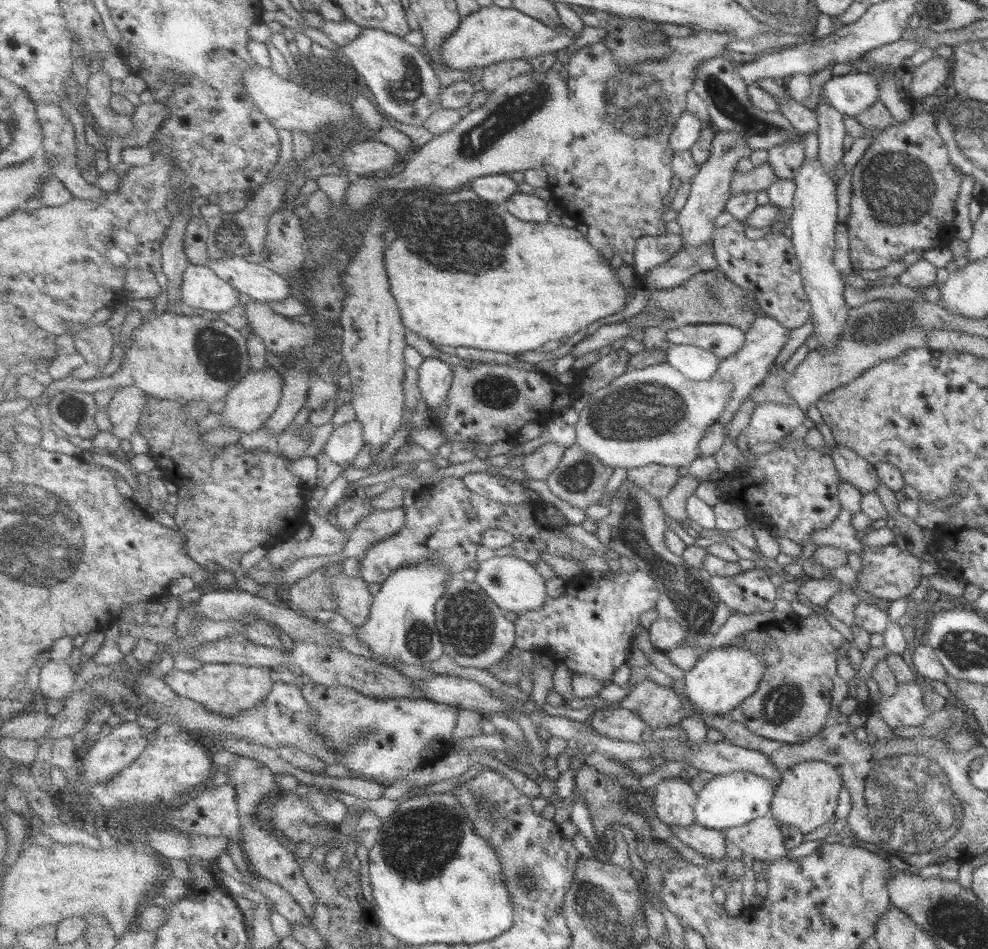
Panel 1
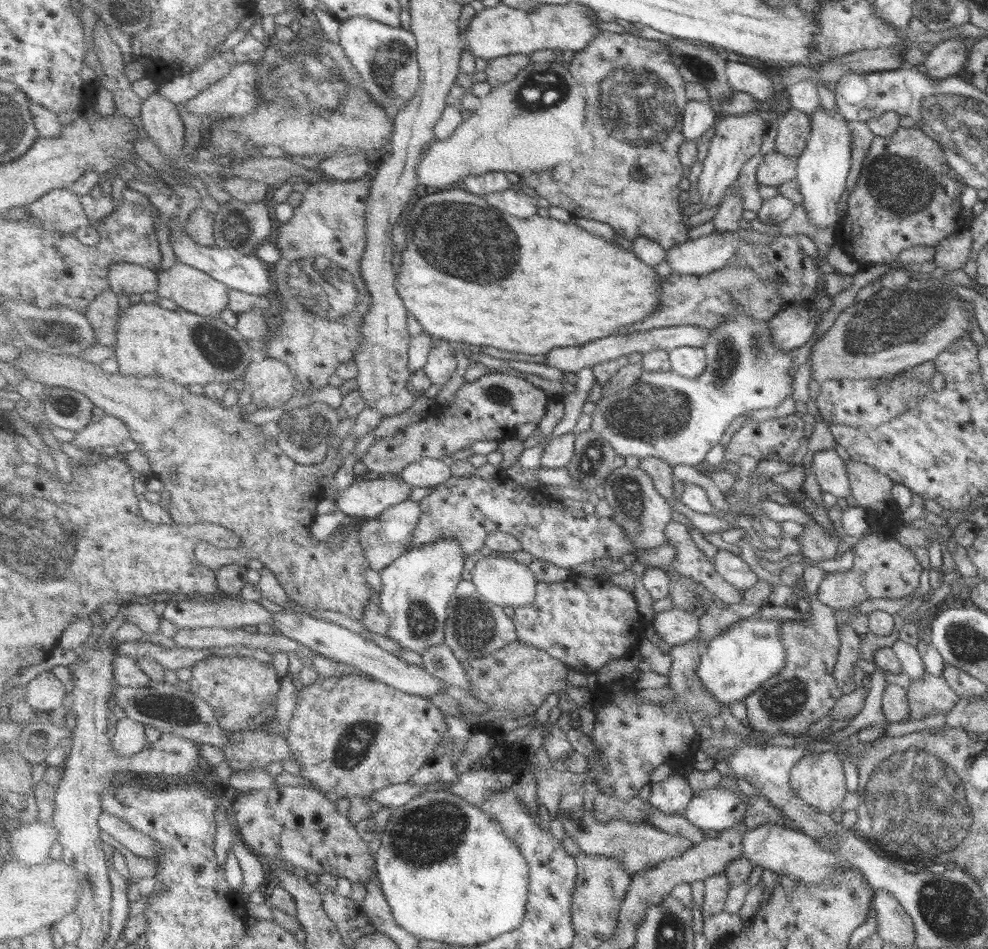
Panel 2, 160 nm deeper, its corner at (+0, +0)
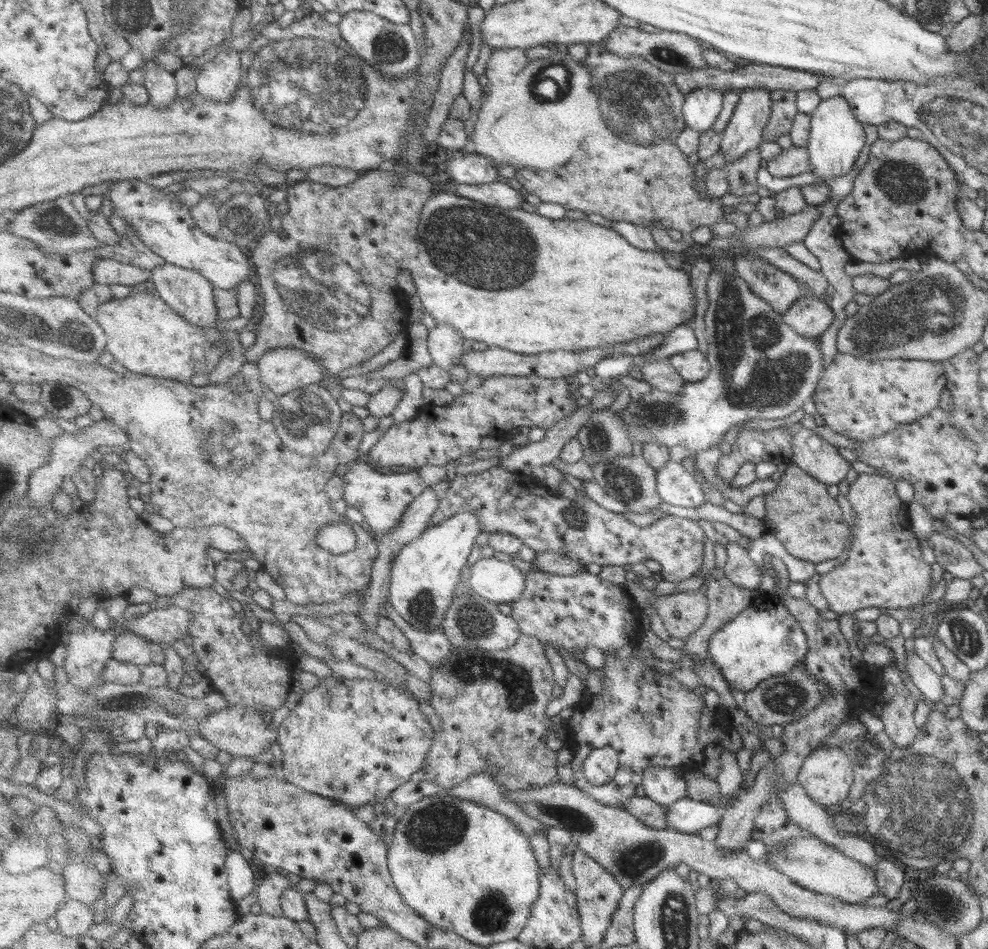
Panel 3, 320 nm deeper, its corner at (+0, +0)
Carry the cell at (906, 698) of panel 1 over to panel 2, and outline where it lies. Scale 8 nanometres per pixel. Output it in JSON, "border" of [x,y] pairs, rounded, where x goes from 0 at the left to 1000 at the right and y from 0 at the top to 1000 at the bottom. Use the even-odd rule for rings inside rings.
{"border":[[[938,709],[933,715],[921,715],[918,732],[920,759],[959,751],[971,739],[971,733],[952,713]]]}

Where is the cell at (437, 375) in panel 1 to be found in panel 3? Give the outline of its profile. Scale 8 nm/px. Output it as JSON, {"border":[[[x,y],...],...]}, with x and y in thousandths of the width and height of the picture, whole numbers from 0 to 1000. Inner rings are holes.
{"border":[[[445,340],[439,345],[435,351],[435,369],[440,384],[452,391],[460,390],[474,369],[470,367],[472,357],[459,341]]]}

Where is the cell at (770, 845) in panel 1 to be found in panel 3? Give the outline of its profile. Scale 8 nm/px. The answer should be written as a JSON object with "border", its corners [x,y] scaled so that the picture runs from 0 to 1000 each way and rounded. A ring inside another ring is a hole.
{"border":[[[824,881],[804,882],[796,887],[791,885],[784,896],[777,896],[772,907],[779,909],[811,936],[849,946],[855,952],[873,953],[881,944],[890,942],[886,920]]]}

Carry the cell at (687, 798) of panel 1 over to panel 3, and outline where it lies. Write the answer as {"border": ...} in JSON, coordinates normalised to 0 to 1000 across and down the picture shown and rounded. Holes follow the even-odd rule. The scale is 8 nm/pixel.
{"border":[[[666,806],[653,811],[651,829],[654,839],[675,850],[697,839],[693,818],[686,818],[681,809]]]}

